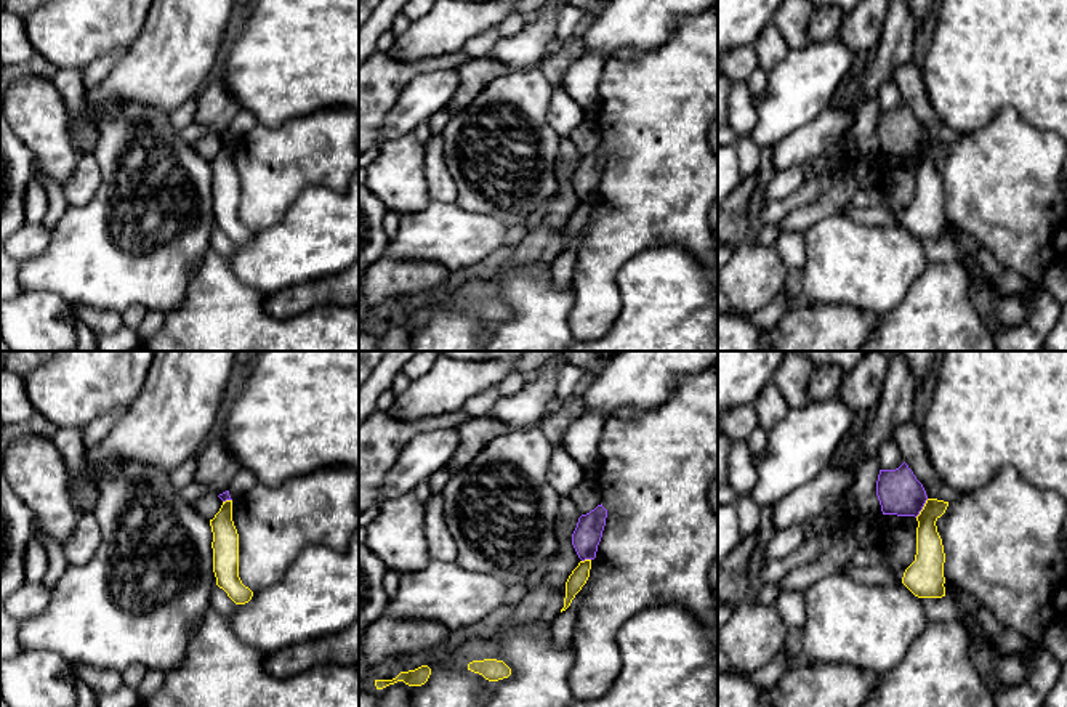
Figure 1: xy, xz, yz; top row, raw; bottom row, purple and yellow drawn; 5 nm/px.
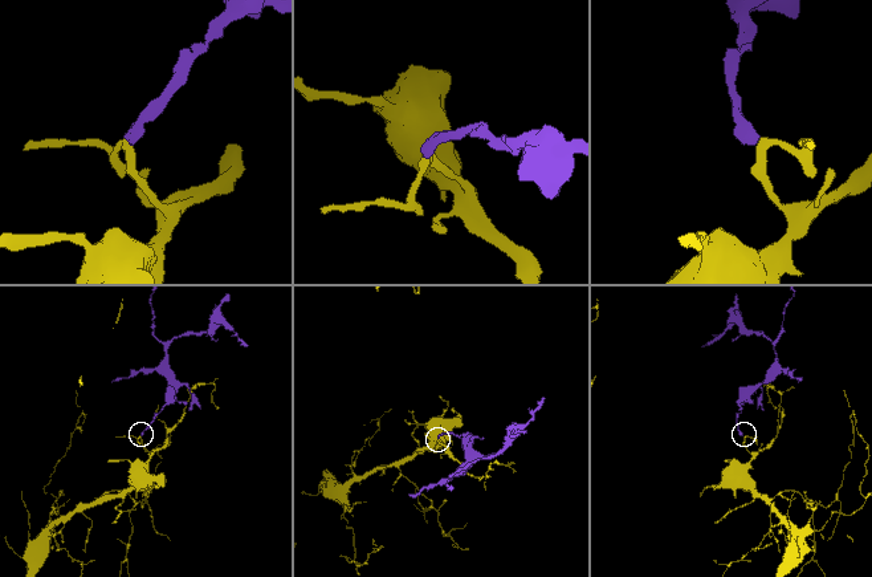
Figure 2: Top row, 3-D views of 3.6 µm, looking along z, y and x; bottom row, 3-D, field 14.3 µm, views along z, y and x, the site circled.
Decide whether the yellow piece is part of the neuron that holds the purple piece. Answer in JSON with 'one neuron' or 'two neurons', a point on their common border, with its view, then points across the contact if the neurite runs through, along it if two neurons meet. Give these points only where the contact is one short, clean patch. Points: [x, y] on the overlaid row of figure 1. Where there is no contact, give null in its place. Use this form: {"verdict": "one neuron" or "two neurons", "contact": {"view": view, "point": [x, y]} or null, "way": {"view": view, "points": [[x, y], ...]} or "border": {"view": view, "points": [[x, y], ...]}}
{"verdict": "two neurons", "contact": {"view": "yz", "point": [922, 509]}, "border": {"view": "yz", "points": [[928, 499], [915, 517]]}}

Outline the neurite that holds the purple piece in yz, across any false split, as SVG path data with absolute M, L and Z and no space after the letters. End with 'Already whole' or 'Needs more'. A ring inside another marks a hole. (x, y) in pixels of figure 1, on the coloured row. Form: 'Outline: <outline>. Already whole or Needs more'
Outline: M904 462L896 470L880 470L876 495L883 515L918 516L928 495L923 484Z. Already whole

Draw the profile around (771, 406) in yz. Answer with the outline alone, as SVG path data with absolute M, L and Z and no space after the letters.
M772 380L766 383L763 393L755 401L755 407L759 417L759 428L764 431L771 431L790 409Z

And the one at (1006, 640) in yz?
M984 606L976 611L974 620L985 633L985 636L988 636L1001 652L1017 652L1029 644L1029 641L1022 635L1003 627Z

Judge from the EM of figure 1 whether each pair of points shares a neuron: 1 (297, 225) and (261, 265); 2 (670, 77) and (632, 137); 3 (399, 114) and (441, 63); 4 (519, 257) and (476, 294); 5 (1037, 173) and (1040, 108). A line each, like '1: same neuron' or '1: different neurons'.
1: same neuron
2: same neuron
3: different neurons
4: different neurons
5: different neurons

